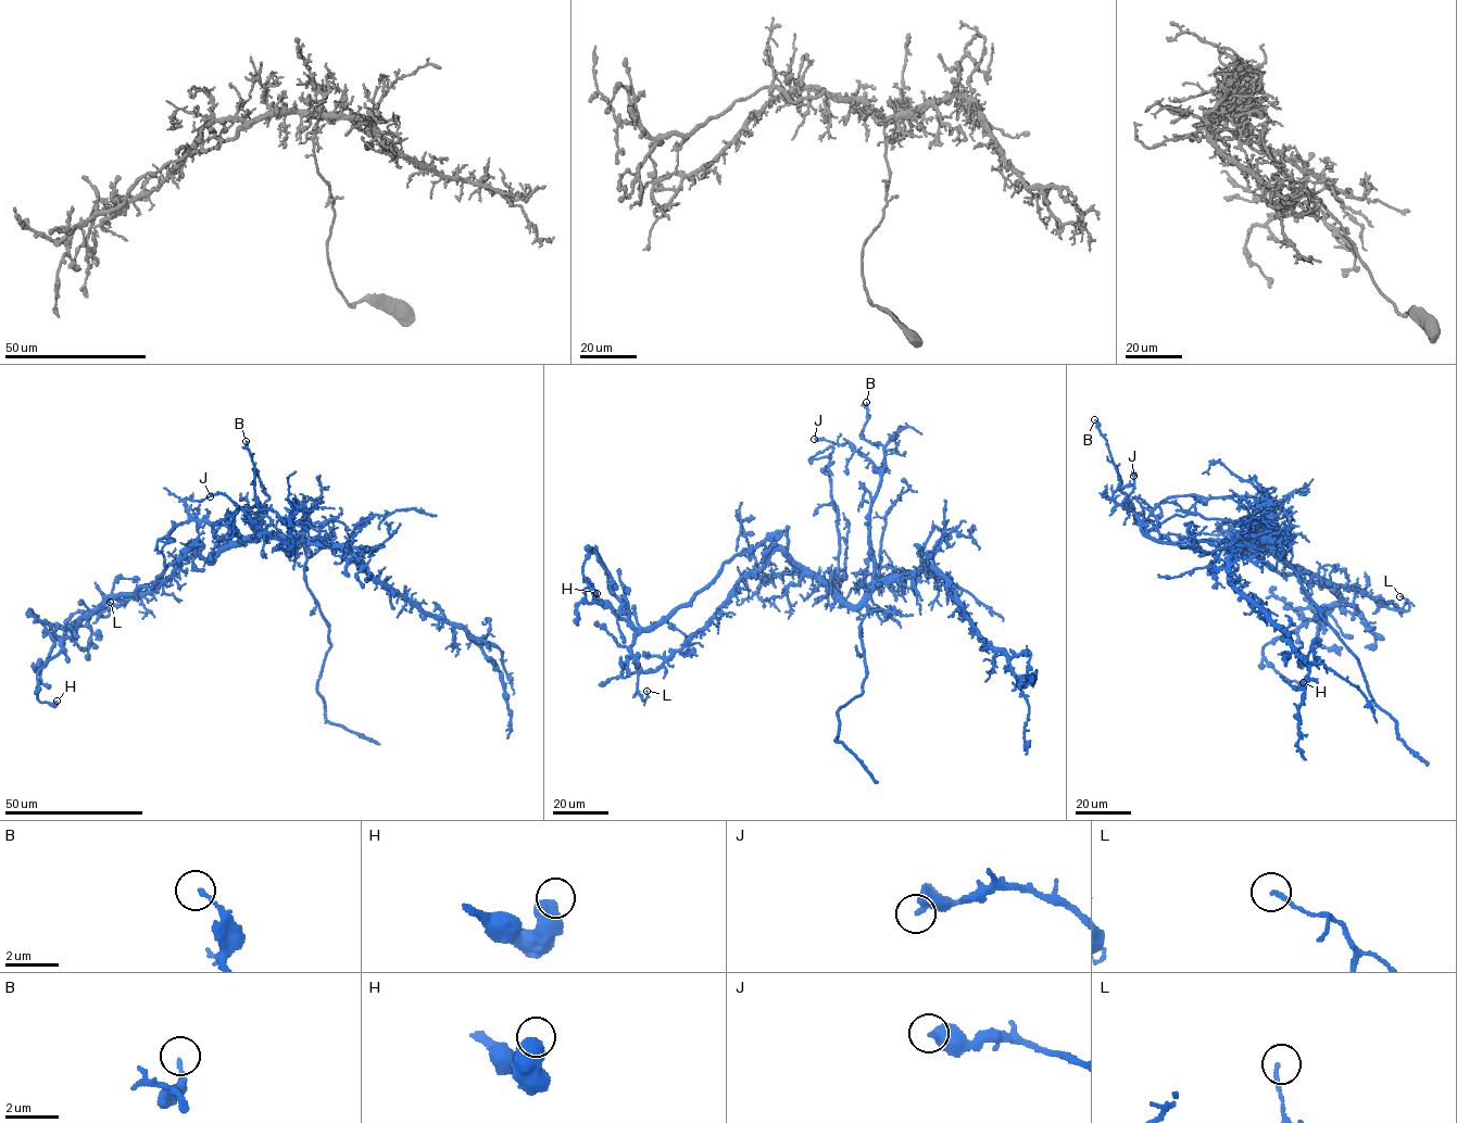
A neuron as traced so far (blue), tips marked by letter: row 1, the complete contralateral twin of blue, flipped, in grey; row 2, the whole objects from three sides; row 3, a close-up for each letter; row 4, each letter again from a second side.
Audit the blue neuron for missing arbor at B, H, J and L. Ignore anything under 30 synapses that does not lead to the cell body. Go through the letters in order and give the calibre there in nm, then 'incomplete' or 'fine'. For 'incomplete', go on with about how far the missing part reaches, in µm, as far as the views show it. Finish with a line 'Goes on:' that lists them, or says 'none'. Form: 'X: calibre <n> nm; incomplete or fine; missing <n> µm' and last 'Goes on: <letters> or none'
B: calibre 150 nm; fine
H: calibre 650 nm; fine
J: calibre 360 nm; fine
L: calibre 130 nm; fine
Goes on: none

